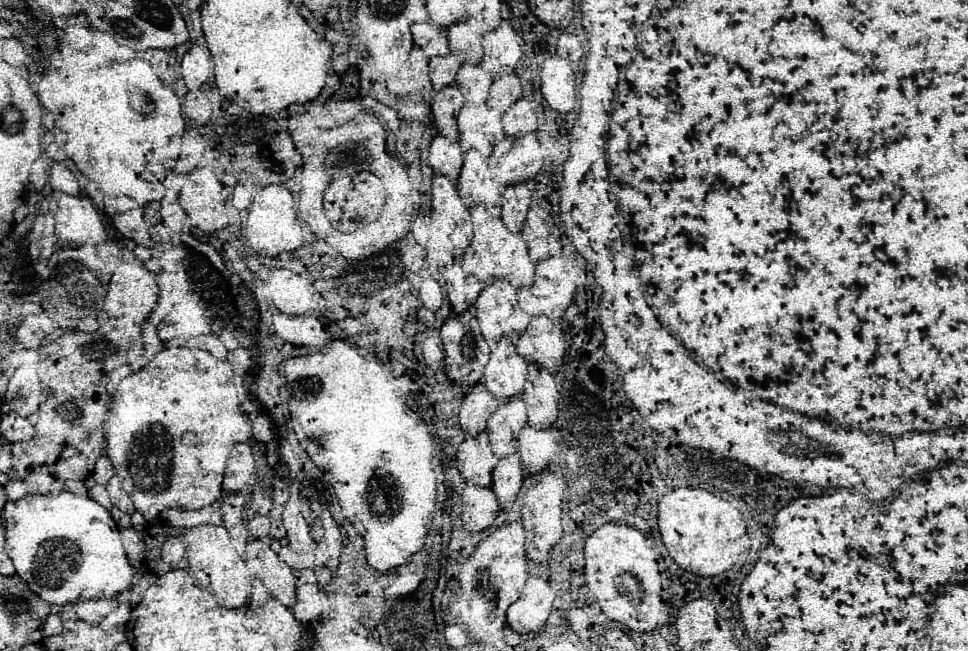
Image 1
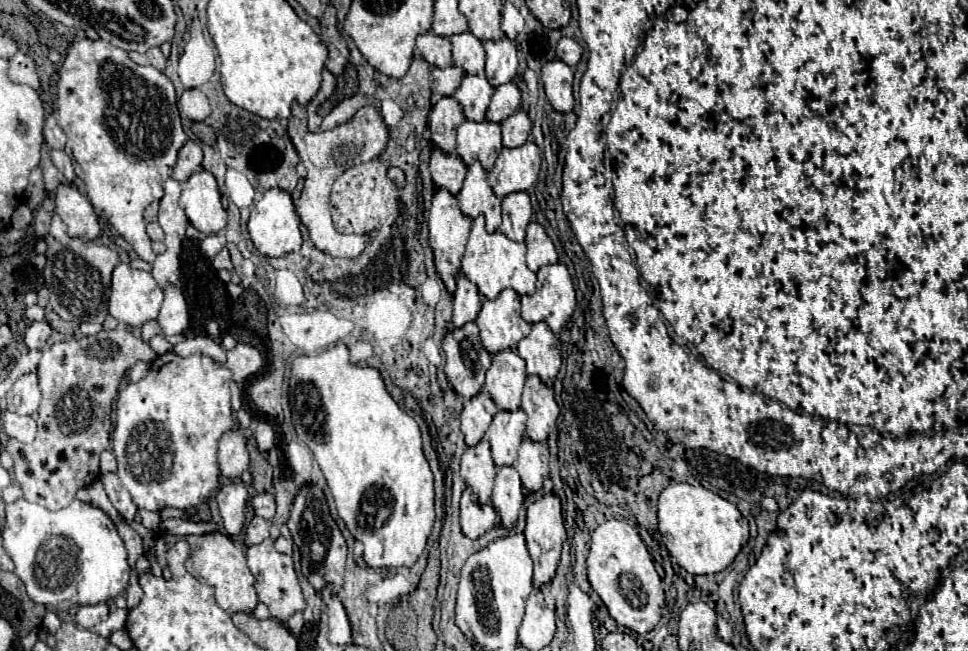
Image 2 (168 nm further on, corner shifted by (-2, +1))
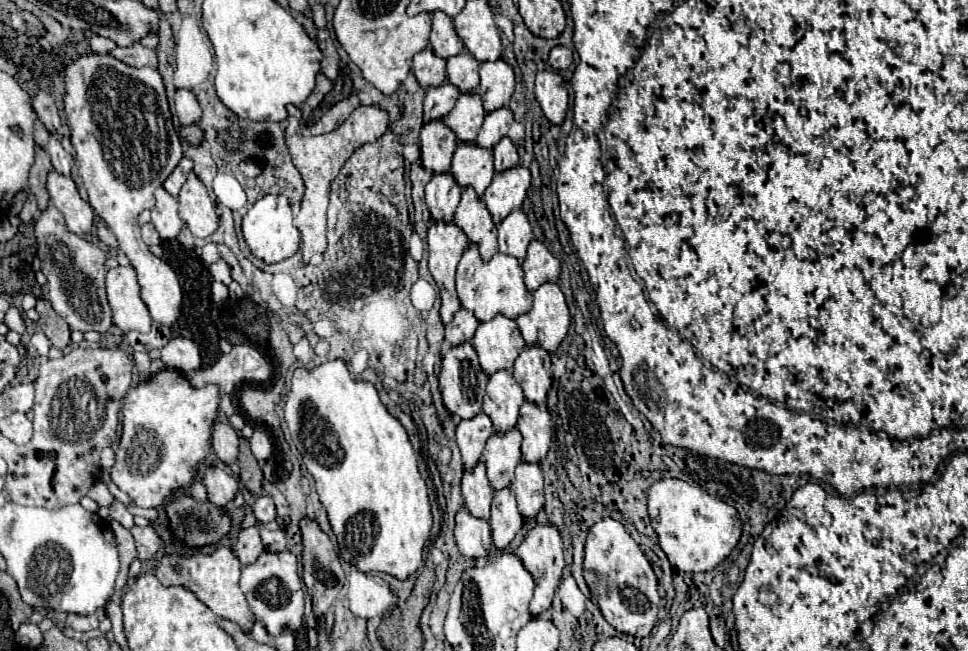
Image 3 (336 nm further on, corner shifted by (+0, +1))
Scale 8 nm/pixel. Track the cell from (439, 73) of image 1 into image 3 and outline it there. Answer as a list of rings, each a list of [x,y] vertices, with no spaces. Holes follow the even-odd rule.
[[[445,81],[441,87],[429,87],[425,95],[425,123],[445,117],[459,97],[457,87]]]

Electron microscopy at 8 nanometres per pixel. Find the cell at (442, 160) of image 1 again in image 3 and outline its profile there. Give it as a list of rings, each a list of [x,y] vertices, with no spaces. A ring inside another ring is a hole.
[[[451,173],[433,175],[425,185],[425,201],[429,205],[433,219],[453,221],[453,213],[461,199],[461,185],[453,179]]]

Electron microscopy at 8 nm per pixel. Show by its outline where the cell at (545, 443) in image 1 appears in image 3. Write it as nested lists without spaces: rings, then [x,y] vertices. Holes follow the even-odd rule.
[[[521,461],[515,469],[511,489],[517,495],[519,511],[525,519],[533,519],[543,507],[543,471],[539,463]]]

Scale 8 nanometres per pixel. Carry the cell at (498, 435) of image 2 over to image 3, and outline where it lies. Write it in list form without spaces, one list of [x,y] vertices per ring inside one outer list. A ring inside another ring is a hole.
[[[517,427],[505,431],[505,435],[493,433],[487,439],[483,461],[487,465],[487,477],[493,489],[511,485],[513,471],[521,461],[521,433],[517,431]]]

